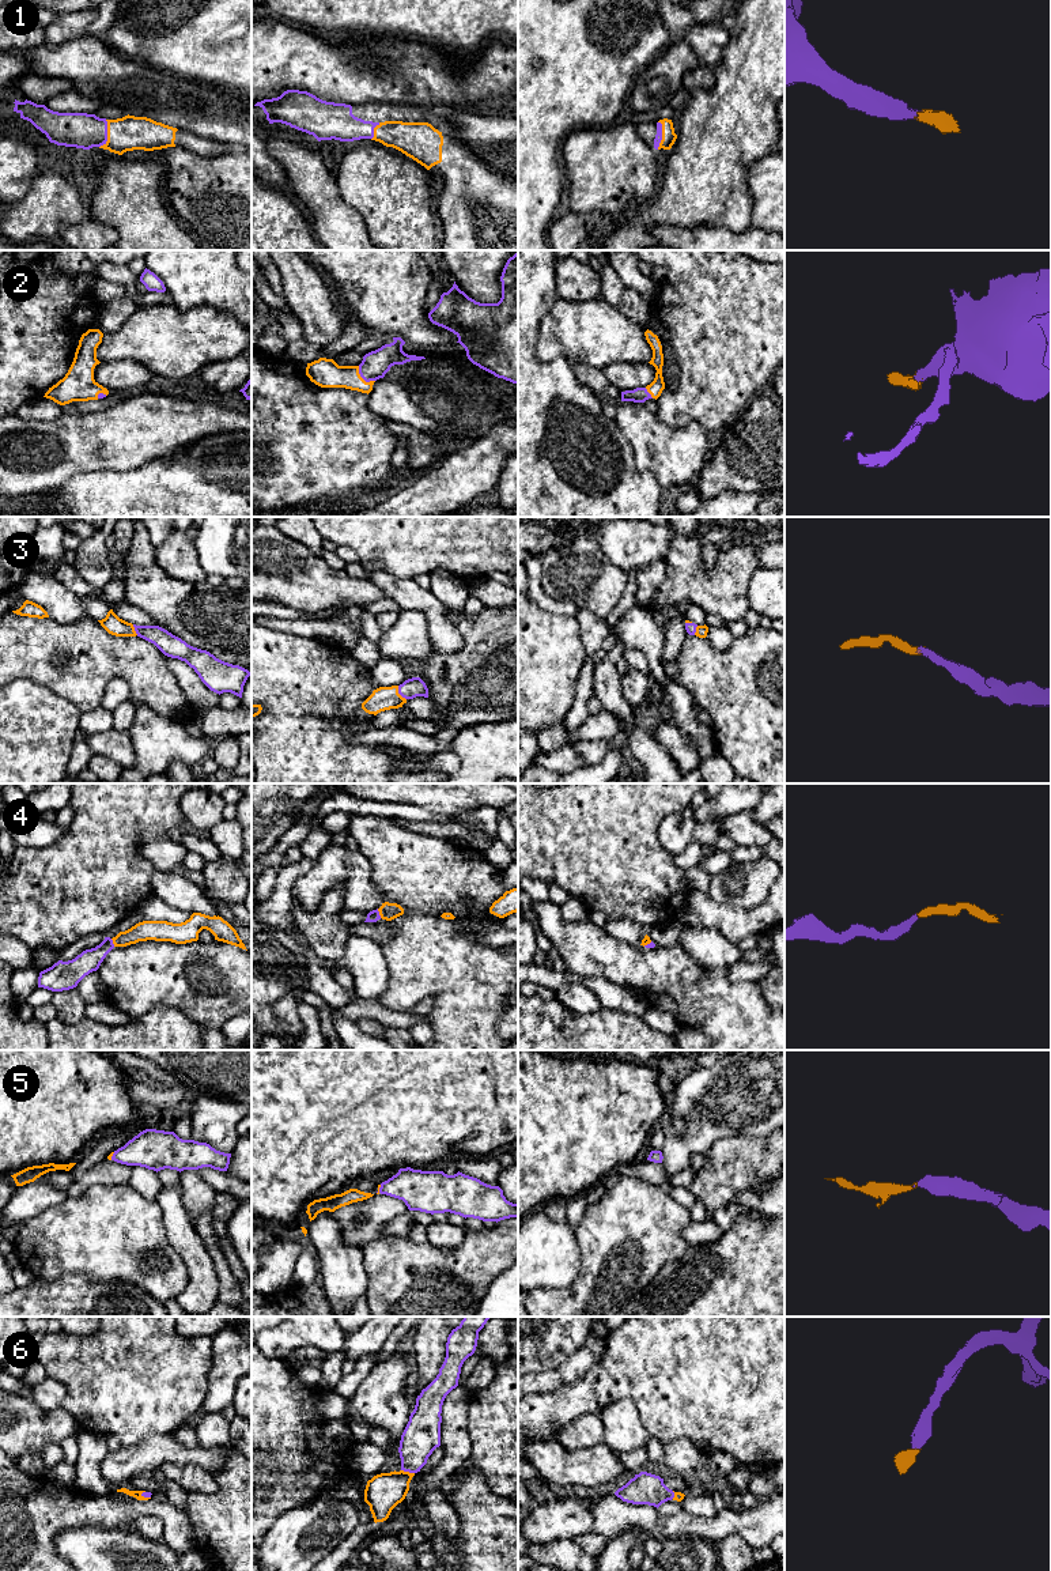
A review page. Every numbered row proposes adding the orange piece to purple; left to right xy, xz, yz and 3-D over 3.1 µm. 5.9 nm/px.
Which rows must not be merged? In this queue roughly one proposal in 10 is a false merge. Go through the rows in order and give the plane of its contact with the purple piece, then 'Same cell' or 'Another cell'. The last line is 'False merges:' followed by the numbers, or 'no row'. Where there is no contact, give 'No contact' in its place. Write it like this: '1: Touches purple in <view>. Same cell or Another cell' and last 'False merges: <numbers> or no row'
1: Touches purple in xy. Same cell
2: Touches purple in xz. Same cell
3: Touches purple in xz. Same cell
4: Touches purple in xz. Same cell
5: Touches purple in xz. Same cell
6: Touches purple in xz. Same cell
False merges: no row

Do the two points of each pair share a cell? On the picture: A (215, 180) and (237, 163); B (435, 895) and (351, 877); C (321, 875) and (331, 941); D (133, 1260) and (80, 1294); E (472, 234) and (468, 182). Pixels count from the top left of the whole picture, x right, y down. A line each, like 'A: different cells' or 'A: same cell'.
A: same cell
B: different cells
C: different cells
D: different cells
E: same cell

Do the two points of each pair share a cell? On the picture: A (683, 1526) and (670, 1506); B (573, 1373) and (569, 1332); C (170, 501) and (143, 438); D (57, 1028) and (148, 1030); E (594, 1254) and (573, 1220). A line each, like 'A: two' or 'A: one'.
A: two
B: two
C: two
D: one
E: two

